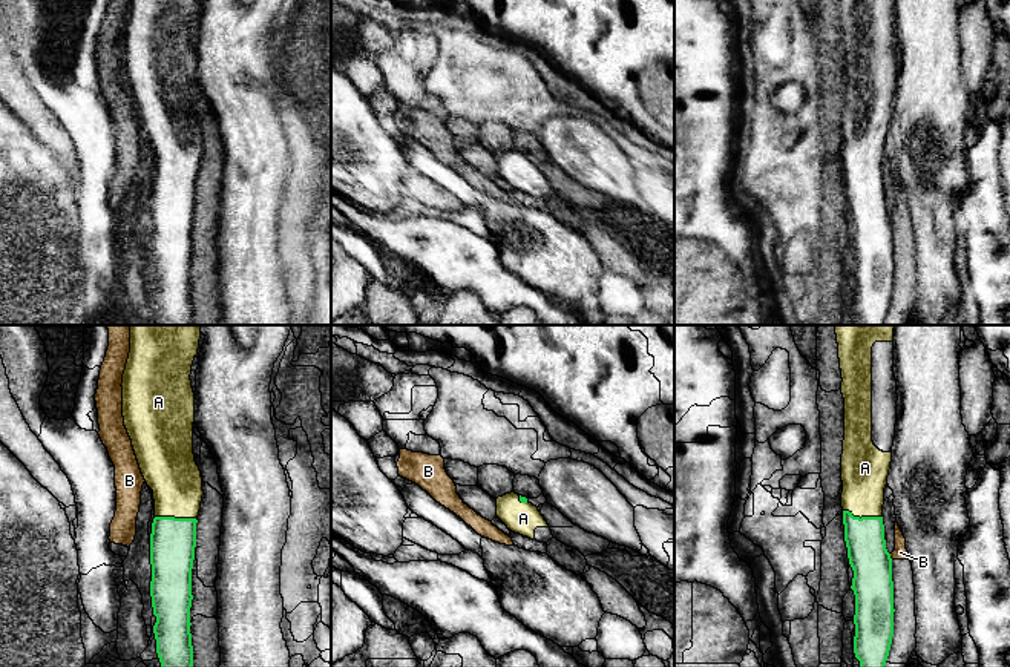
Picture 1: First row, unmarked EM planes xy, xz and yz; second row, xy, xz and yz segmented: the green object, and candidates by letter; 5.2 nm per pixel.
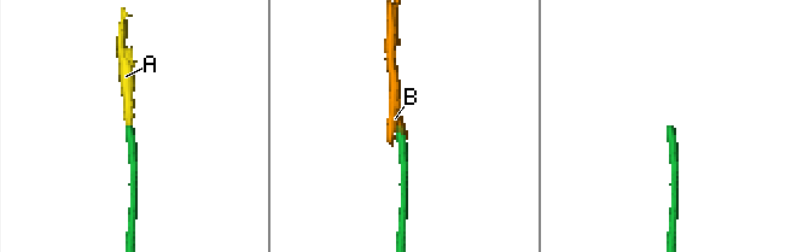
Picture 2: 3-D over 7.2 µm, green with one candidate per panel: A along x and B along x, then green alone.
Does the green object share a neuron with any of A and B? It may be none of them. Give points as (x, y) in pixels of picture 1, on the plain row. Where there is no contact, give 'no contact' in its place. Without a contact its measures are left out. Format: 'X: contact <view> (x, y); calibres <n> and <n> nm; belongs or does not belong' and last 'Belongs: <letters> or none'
A: contact xy (173, 174); calibres 240 and 280 nm; belongs
B: contact yz (889, 213); calibres 220 and 70 nm; does not belong
Belongs: A

